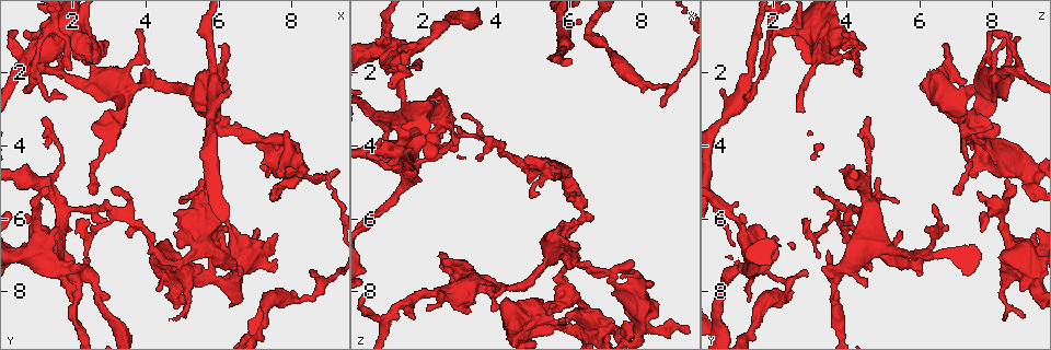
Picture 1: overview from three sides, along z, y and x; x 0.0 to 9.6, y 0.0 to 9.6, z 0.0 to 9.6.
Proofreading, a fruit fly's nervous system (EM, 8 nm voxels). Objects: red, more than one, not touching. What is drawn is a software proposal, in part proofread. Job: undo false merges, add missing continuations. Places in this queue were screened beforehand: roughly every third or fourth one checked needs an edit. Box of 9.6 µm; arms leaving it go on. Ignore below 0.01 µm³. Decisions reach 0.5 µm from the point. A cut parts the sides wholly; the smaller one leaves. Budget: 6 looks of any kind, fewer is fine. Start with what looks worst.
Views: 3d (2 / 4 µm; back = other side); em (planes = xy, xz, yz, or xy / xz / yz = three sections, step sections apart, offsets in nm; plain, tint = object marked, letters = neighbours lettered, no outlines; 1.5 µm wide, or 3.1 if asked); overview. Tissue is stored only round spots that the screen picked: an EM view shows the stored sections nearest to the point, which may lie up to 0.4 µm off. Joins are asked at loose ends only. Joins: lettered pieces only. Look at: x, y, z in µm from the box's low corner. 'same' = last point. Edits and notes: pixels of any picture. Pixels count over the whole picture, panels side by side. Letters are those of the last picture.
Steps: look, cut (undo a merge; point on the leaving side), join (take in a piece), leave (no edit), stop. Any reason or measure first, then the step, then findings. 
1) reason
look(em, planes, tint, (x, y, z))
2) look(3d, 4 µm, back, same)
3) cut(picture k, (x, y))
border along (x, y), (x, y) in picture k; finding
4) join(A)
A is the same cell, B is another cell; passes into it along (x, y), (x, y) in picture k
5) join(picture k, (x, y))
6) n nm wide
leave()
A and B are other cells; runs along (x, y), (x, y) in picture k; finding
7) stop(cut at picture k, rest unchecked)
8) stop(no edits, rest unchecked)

an open end
look(3d, 2 µm, (5.65, 4.90, 4.95))

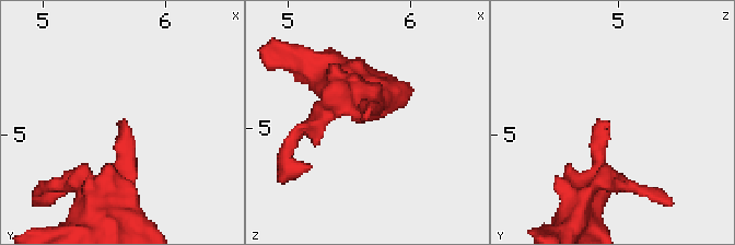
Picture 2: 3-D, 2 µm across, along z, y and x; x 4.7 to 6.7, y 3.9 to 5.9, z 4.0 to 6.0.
shape alone is not enough
look(em, xy, step 4, letters, (5.64, 4.88, 4.94))

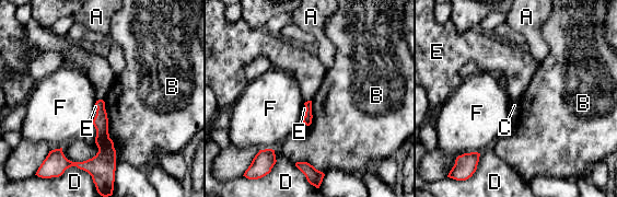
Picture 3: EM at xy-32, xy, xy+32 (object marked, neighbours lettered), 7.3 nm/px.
leave()
A, B, C, D, E and F are other cells; border along (96, 100), (104, 102) in picture 3; no lettered piece goes on from it

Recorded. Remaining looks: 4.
an open end
look(em, xy, step 4, letters, (0.90, 6.20, 1.55))

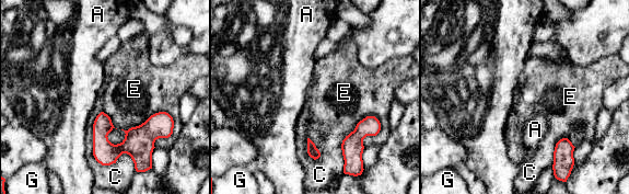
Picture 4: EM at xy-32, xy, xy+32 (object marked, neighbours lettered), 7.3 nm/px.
look(em, planes, letters, same)

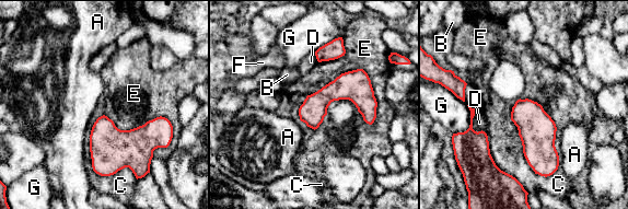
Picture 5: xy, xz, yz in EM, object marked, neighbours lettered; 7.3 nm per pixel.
leave()
A, B, C, D, E, F and G are other cells; border along (322, 86), (362, 69), (374, 122) in picture 5; none of them fits

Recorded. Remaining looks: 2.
free end
look(3d, 2 µm, (6.55, 7.55, 5.95))

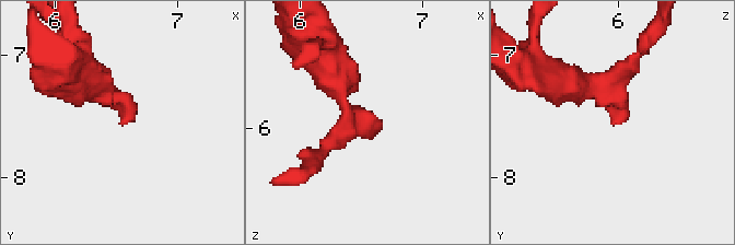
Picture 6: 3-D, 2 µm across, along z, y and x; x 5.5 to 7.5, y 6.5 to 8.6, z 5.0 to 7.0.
shape alone is not enough
look(em, planes, letters, (6.54, 7.54, 6.04))

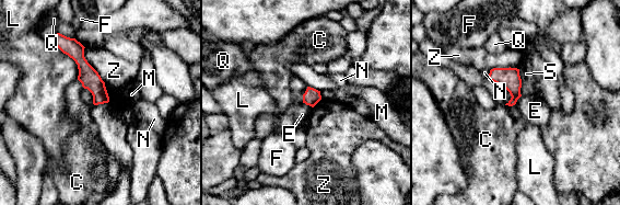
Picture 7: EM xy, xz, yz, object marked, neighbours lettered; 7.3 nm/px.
leave()
C, E, F, L, M, N, Q, S and Z are other cells; runs along (72, 41), (88, 76), (105, 100) in picture 7; none of them fits

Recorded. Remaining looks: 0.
stop(no edits, rest unchecked)

